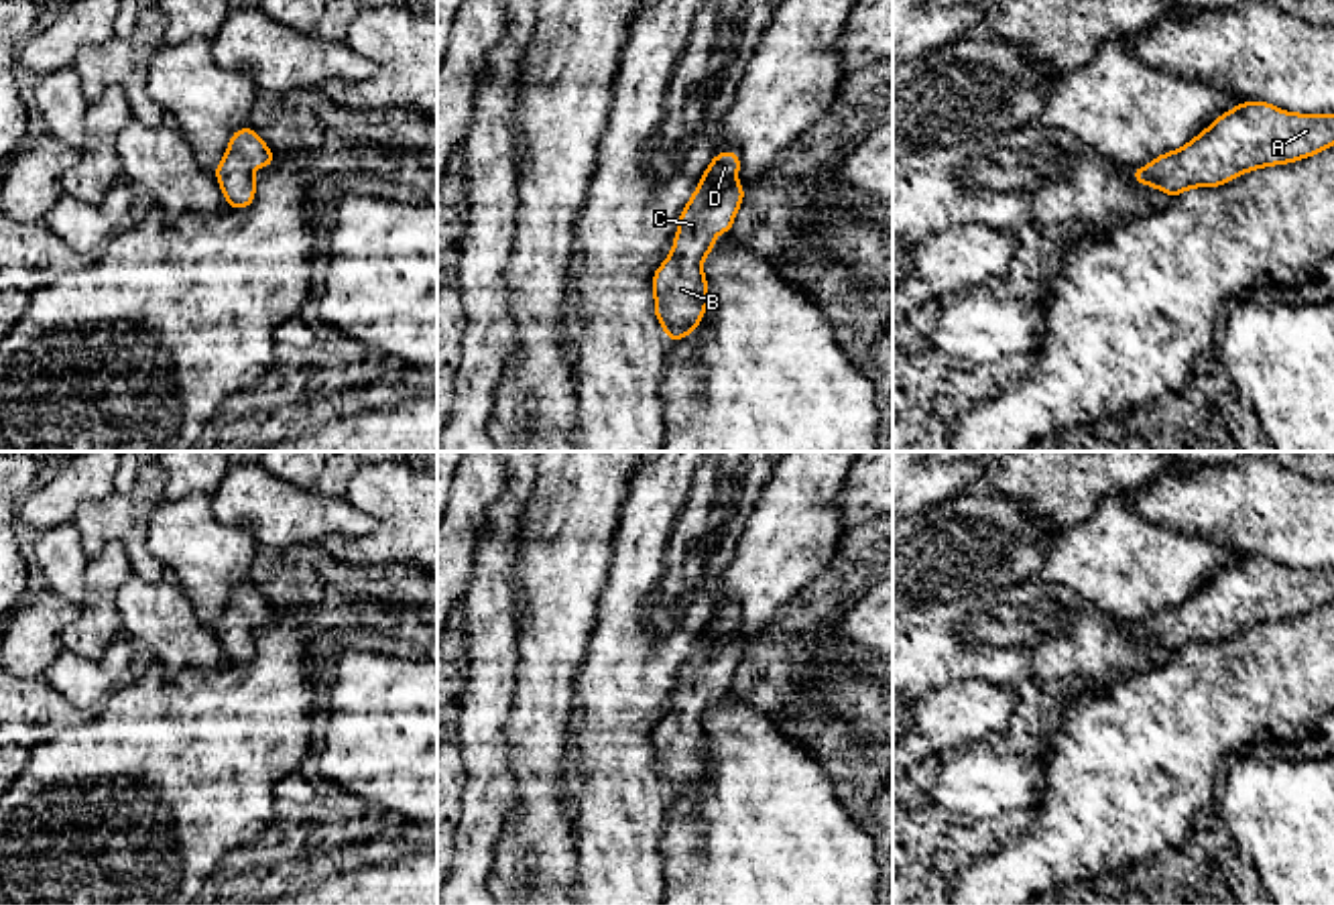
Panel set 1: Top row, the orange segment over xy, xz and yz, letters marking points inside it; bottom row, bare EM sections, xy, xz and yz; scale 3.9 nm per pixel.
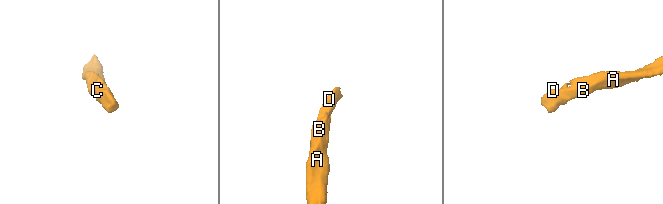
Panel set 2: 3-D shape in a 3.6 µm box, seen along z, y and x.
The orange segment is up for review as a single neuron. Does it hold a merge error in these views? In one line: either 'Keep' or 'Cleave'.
Keep

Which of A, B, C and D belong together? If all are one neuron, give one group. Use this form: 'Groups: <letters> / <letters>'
Groups: A B C D

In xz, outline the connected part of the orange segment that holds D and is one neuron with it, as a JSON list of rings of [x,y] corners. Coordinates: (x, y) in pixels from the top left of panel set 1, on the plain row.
[[[736,606],[714,612],[702,639],[679,671],[673,708],[653,730],[655,771],[669,799],[698,785],[706,761],[708,738],[702,714],[714,706],[718,689],[730,689],[744,641],[736,639],[740,616]]]

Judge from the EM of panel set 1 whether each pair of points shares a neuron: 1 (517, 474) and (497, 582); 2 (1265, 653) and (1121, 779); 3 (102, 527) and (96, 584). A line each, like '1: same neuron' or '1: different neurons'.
1: same neuron
2: same neuron
3: different neurons

